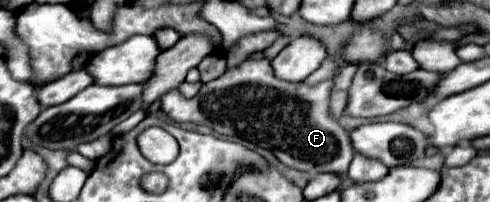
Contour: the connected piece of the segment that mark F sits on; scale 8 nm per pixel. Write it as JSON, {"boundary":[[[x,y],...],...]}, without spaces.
{"boundary":[[[359,25],[357,33],[349,39],[343,51],[343,61],[337,57],[327,57],[323,65],[301,83],[279,81],[273,75],[271,63],[267,59],[243,61],[239,67],[227,69],[221,77],[205,83],[199,93],[191,99],[179,95],[177,89],[161,97],[163,111],[173,121],[189,121],[211,127],[215,133],[225,137],[241,137],[263,149],[269,149],[283,165],[297,171],[333,173],[347,177],[349,163],[355,155],[351,149],[351,139],[345,129],[339,127],[335,119],[329,117],[329,93],[333,87],[333,71],[343,63],[365,63],[379,61],[383,55],[383,37],[369,29],[369,25]]]}

